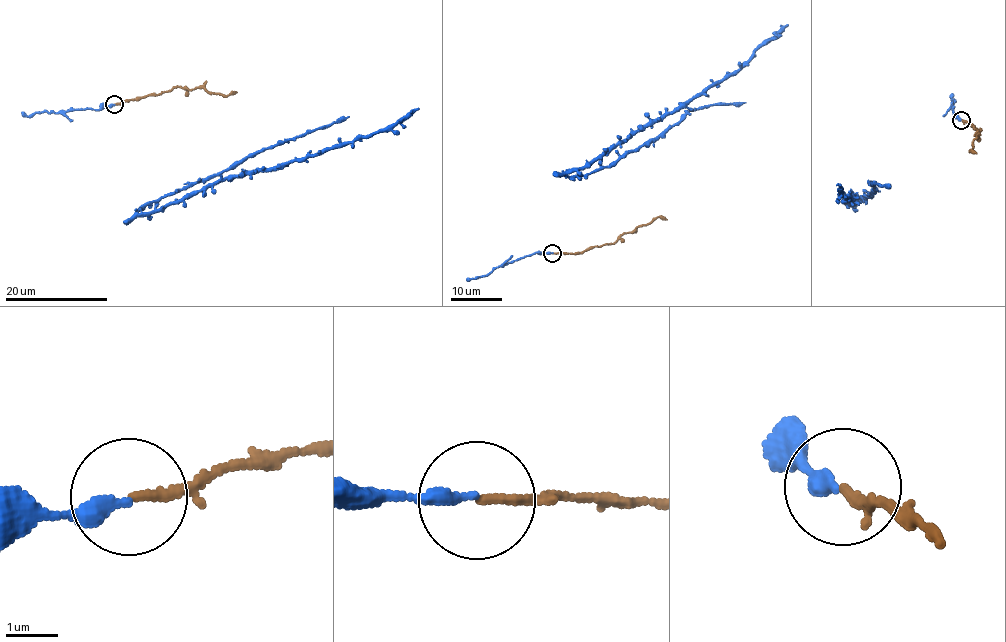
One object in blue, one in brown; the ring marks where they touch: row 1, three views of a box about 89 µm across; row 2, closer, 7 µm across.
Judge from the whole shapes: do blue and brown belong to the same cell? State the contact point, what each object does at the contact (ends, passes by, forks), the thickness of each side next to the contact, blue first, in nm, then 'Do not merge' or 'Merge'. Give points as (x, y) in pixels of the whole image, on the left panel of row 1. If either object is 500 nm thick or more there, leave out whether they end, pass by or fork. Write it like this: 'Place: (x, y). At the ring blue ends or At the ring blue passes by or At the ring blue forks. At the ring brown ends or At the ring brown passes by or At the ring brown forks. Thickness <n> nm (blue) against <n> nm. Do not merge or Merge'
Place: (114, 104). At the ring blue ends. At the ring brown ends. Thickness 240 nm (blue) against 160 nm. Merge

